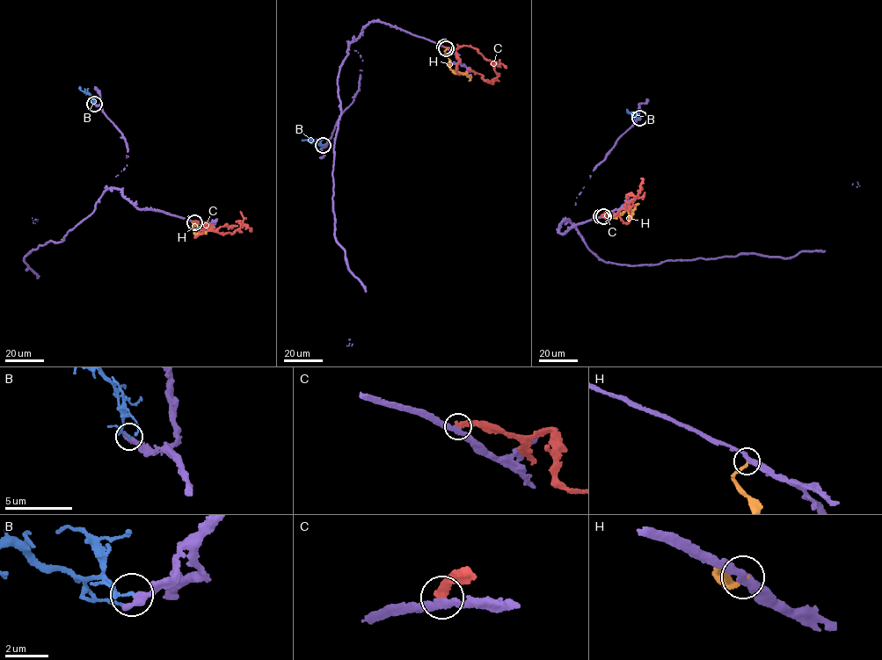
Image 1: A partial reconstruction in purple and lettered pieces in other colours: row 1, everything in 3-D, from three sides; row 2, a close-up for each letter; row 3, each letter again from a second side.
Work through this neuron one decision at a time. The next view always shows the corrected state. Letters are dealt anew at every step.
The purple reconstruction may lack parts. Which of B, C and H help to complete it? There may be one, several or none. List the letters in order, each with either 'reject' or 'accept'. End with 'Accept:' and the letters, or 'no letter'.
B: reject
C: reject
H: reject
Accept: no letter

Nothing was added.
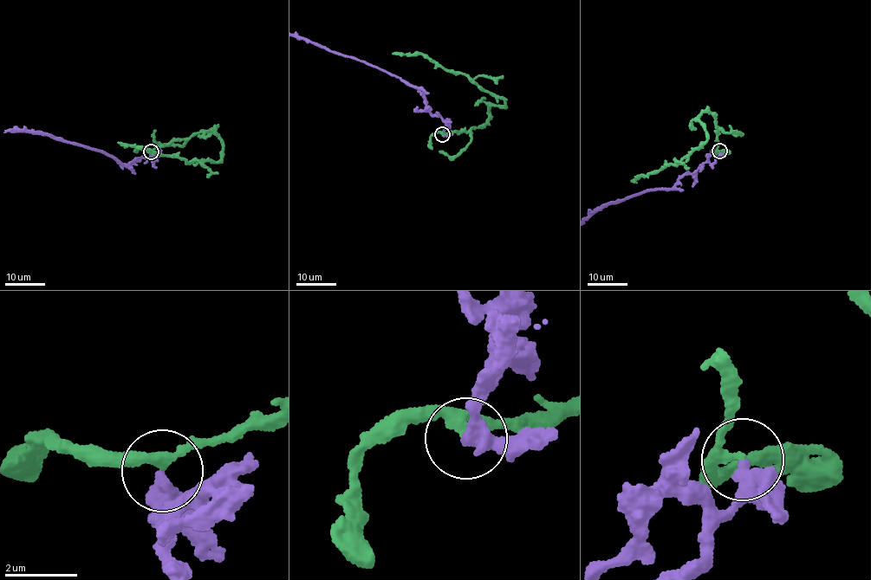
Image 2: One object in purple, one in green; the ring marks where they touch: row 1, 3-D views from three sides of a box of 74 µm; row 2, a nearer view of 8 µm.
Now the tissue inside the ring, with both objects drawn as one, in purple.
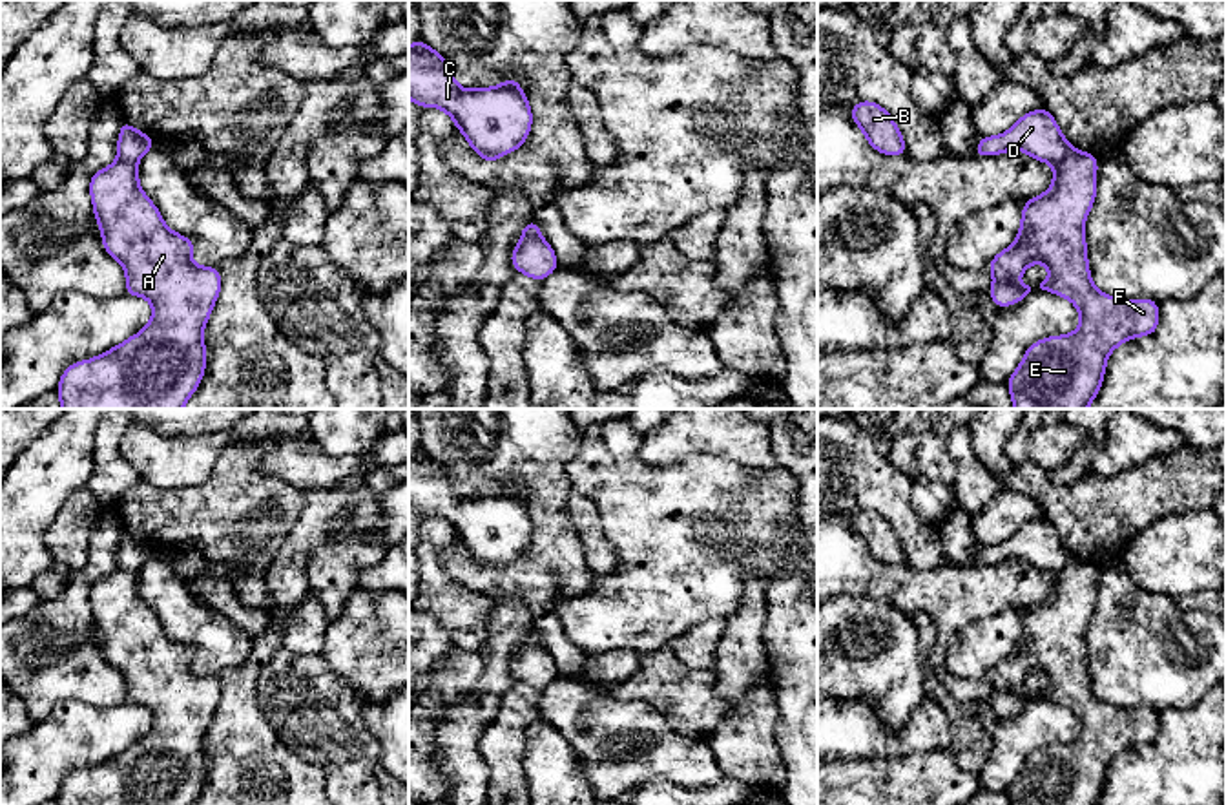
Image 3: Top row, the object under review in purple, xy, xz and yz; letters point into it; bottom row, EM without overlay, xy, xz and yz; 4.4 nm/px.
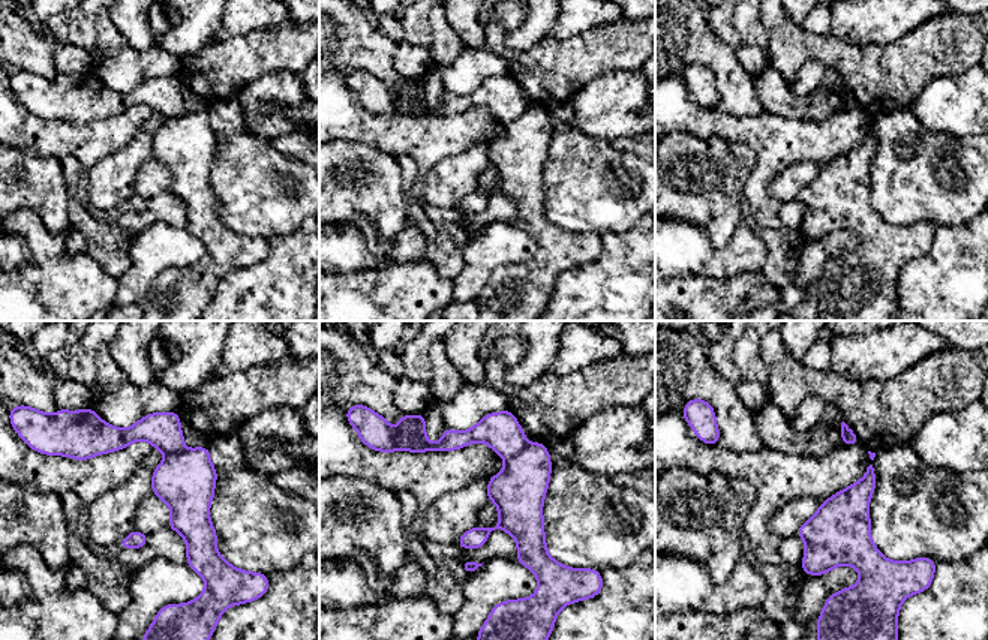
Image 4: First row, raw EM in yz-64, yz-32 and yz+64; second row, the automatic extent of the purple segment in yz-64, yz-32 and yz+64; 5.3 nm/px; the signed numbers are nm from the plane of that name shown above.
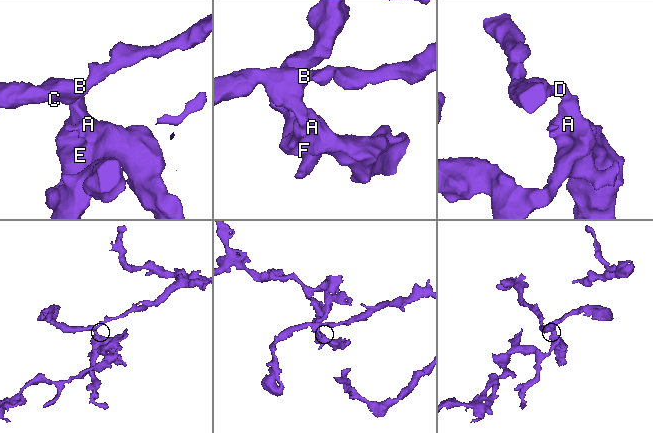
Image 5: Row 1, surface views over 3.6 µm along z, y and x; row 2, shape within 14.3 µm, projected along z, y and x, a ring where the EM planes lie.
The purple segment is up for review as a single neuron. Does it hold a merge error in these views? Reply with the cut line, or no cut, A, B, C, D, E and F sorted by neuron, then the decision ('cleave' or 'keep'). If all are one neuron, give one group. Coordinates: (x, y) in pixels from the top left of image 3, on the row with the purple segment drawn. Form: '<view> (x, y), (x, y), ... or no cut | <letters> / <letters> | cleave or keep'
yz (1073, 148), (1055, 165) | A E F / B C D | cleave

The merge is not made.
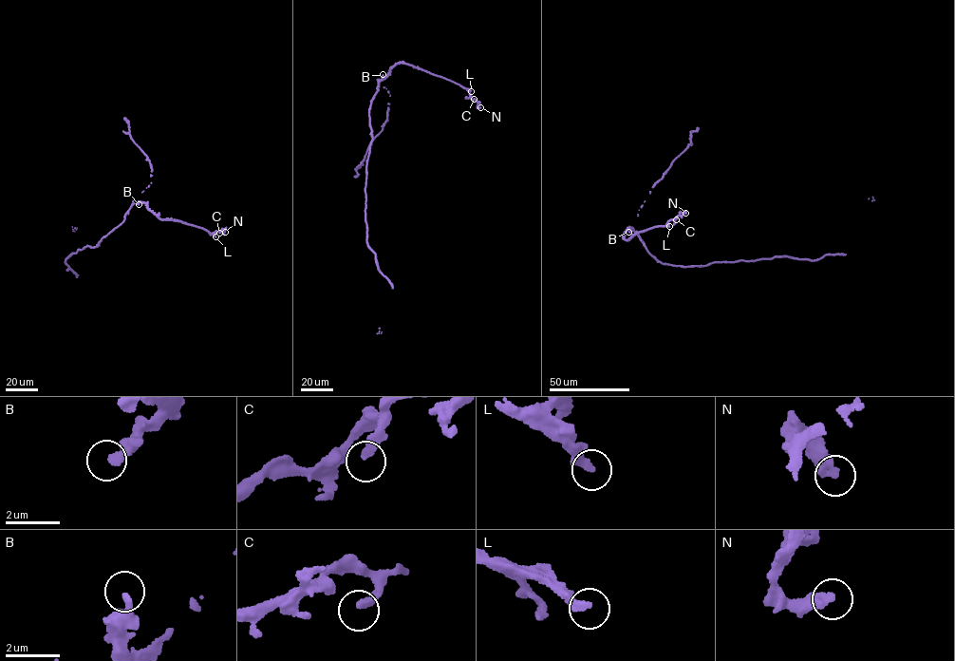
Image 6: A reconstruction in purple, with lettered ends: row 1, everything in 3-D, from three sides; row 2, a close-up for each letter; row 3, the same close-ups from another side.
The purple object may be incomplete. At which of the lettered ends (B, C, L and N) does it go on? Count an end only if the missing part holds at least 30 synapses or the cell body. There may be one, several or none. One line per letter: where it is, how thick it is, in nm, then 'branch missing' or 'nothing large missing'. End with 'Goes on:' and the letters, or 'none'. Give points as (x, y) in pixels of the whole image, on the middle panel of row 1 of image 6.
B: (383, 74) | 280 nm | nothing large missing
C: (474, 99) | 320 nm | nothing large missing
L: (471, 91) | 300 nm | branch missing
N: (480, 107) | 400 nm | nothing large missing
Goes on: L

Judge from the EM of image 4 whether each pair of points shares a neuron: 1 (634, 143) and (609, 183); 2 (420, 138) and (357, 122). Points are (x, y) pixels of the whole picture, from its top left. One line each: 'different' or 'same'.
1: different
2: same

